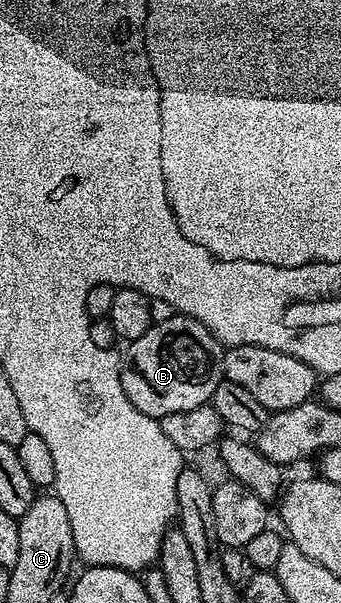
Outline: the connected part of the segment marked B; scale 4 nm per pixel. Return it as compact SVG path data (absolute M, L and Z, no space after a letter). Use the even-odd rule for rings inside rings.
M176 315L166 321L158 321L139 339L128 342L125 358L119 361L121 366L121 392L127 395L143 415L162 418L176 412L189 411L191 408L207 405L212 402L215 387L223 380L223 355L225 349L213 332L203 323L190 317Z

